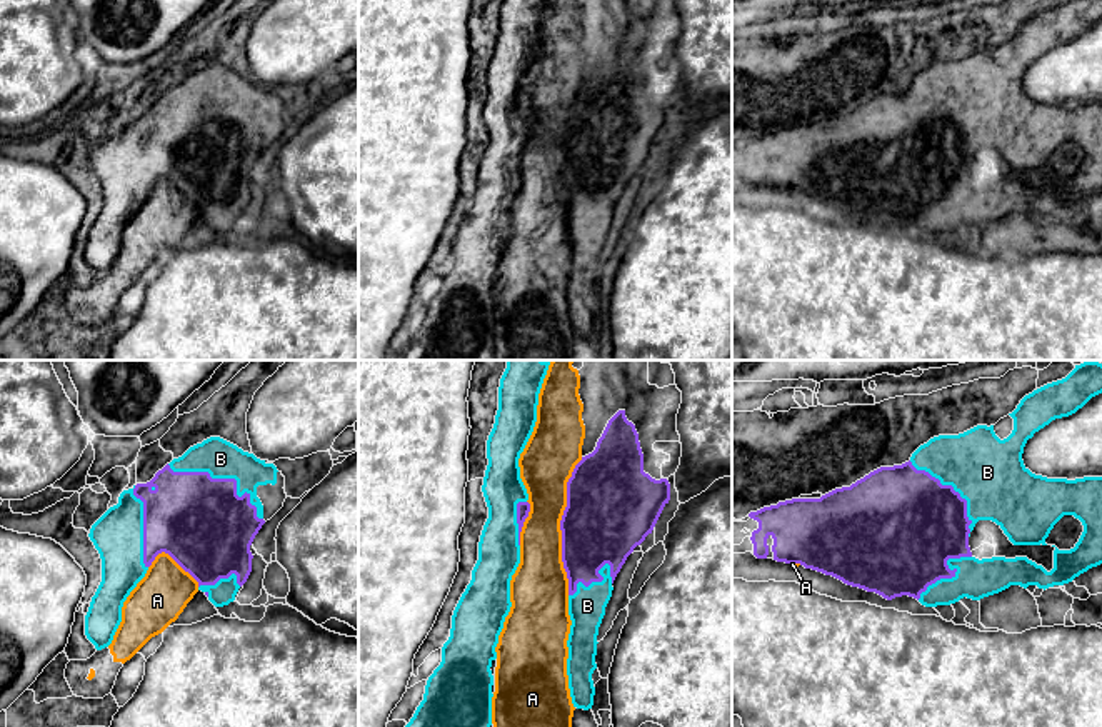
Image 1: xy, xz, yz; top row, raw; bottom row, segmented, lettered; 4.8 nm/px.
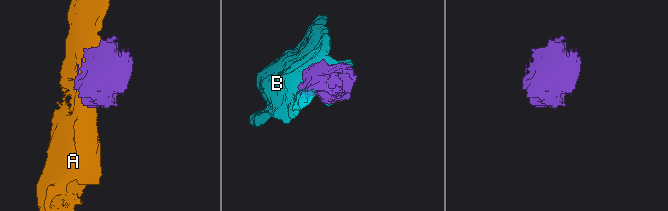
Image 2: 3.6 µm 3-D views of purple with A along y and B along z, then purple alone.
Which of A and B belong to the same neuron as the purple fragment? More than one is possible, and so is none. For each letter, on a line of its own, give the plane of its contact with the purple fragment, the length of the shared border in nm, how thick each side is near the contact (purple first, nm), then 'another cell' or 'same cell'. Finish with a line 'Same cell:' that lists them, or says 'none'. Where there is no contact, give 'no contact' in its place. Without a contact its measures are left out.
A: xz | 650 nm | 420/220 nm | another cell
B: xy | 550 nm | 440/180 nm | same cell
Same cell: B

